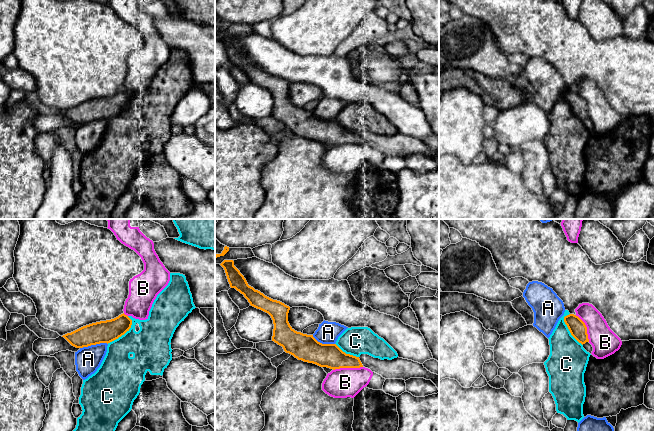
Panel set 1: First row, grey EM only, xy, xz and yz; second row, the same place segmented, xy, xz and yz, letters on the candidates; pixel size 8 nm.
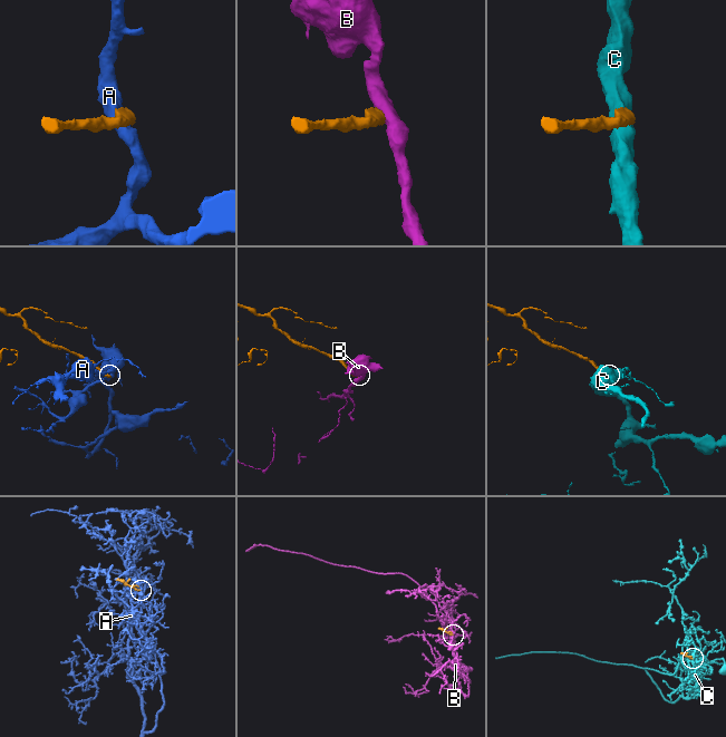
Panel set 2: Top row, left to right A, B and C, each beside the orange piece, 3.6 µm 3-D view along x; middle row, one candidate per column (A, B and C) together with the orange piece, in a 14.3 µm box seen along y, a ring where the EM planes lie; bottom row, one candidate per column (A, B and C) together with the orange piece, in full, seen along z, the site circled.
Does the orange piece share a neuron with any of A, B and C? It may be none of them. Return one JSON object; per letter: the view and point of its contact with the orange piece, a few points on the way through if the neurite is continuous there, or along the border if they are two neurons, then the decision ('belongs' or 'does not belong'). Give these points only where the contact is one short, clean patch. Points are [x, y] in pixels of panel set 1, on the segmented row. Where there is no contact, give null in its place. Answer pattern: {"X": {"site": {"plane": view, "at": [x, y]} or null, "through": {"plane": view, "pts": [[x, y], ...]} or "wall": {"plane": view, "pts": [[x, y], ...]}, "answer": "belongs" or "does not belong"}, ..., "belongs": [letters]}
{"A": {"site": {"plane": "xy", "at": [93, 344]}, "wall": {"plane": "xy", "pts": [[107, 343], [96, 343], [80, 348]]}, "answer": "does not belong"}, "B": {"site": {"plane": "xz", "at": [347, 367]}, "wall": {"plane": "xz", "pts": [[362, 366], [340, 367], [333, 370]]}, "answer": "does not belong"}, "C": {"site": {"plane": "xy", "at": [124, 333]}, "wall": {"plane": "xy", "pts": [[128, 316], [131, 320], [131, 326], [123, 334], [107, 343]]}, "answer": "does not belong"}, "belongs": []}

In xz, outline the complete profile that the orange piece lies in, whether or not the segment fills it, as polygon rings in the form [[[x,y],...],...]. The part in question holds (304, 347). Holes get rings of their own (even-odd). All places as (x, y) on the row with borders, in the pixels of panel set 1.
[[[224,260],[220,265],[225,270],[230,287],[243,294],[251,306],[271,316],[274,324],[272,341],[298,360],[333,370],[365,367],[385,379],[406,381],[410,378],[424,378],[431,380],[439,390],[439,375],[428,371],[423,364],[399,357],[392,360],[381,360],[368,354],[356,357],[346,354],[336,344],[322,344],[313,335],[295,331],[288,322],[289,306],[249,286],[244,276],[234,266],[233,260]]]

